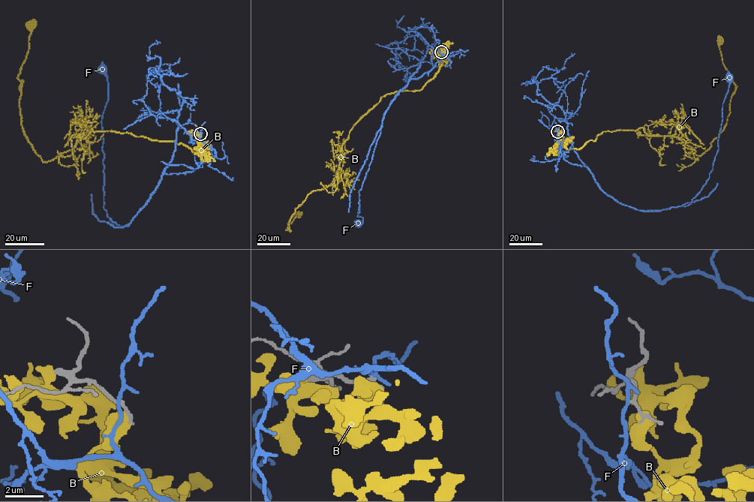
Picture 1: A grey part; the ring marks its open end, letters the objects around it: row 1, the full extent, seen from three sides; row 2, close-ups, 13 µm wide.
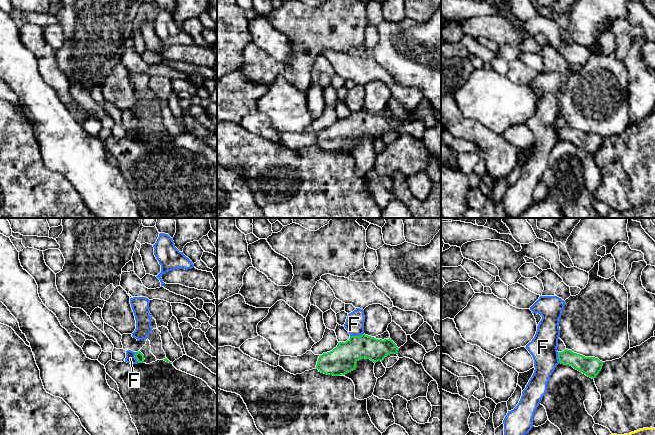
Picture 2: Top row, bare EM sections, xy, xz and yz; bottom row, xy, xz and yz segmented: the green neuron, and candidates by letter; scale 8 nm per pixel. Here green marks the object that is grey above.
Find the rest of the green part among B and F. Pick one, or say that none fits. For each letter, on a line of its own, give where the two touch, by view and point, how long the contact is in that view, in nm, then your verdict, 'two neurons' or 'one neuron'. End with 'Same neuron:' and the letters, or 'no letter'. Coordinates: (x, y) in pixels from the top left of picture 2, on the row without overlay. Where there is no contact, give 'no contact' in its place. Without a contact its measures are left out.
B: no contact; two neurons
F: contact xz (356, 112); length 110 nm; two neurons
Same neuron: no letter

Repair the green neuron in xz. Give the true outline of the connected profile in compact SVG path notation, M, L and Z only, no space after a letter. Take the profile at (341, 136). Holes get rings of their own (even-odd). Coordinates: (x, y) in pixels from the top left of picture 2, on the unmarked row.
M362 110L359 112L350 112L346 118L339 118L337 123L332 127L320 131L317 137L316 145L327 151L340 152L355 146L356 139L363 134L370 135L376 139L378 137L382 138L384 134L390 130L397 130L399 134L410 134L420 140L423 138L426 129L425 124L415 118L411 114L411 111L407 111L407 118L398 124L390 114L382 116Z

